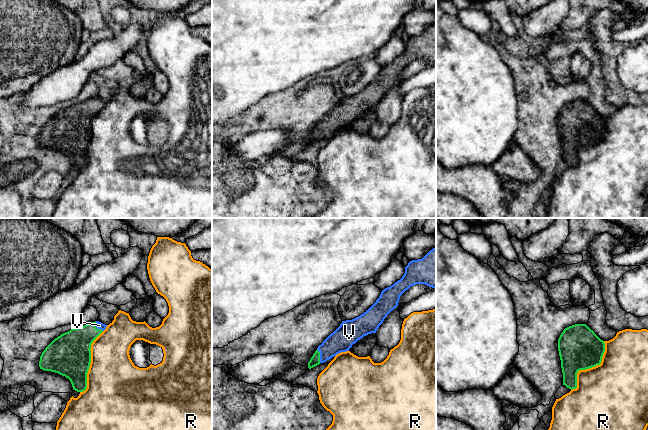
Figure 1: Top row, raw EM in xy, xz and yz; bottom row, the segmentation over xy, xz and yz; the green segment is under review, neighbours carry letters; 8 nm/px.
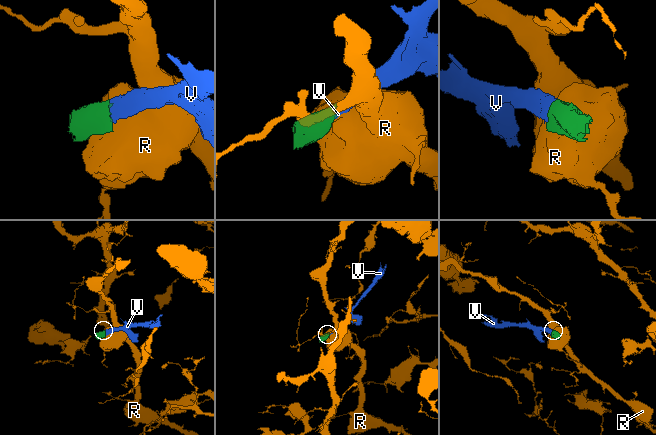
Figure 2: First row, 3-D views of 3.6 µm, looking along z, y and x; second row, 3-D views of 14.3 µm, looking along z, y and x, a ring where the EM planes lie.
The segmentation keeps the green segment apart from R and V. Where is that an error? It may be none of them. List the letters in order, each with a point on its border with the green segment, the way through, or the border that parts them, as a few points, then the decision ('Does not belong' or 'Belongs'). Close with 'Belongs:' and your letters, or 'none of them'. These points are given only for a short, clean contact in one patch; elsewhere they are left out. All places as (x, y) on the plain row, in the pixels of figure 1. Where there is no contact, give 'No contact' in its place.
R: Touches green at yz (590, 143). Does not belong
V: Touches green at xz (319, 131). Path across: xz (315, 135), (319, 131), (341, 116). Belongs
Belongs: V

